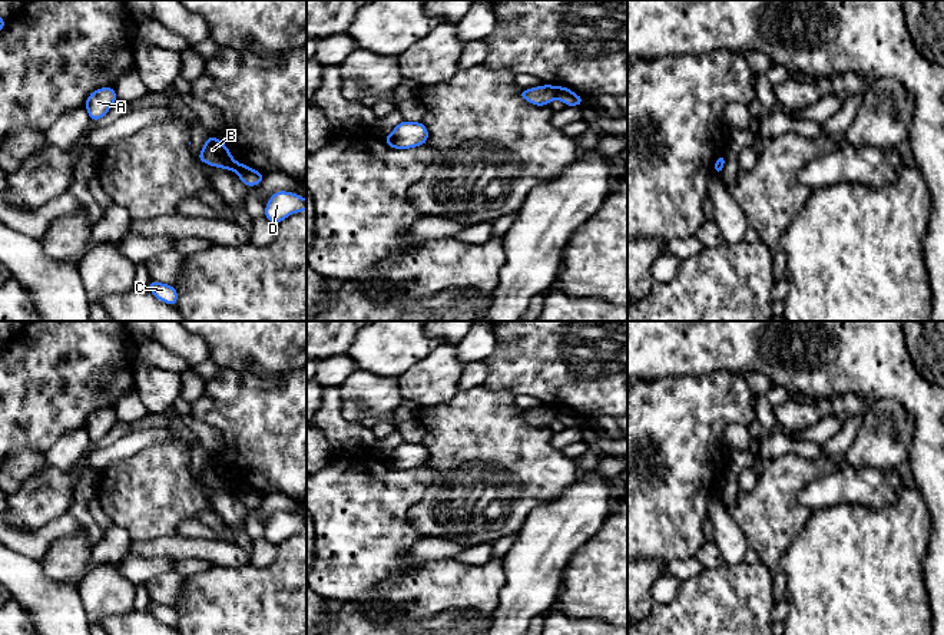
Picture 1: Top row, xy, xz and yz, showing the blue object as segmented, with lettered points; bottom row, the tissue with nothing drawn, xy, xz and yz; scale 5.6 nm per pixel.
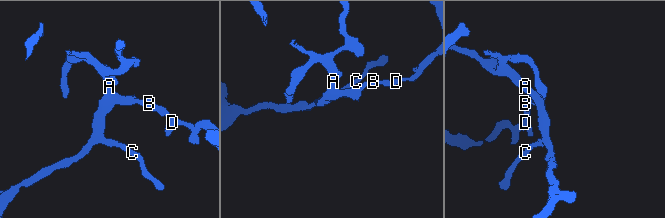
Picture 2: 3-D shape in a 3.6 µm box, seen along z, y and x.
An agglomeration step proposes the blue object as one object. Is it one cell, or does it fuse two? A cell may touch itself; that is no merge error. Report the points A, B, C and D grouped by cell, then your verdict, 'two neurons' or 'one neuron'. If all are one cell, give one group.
A B C / D; two neurons

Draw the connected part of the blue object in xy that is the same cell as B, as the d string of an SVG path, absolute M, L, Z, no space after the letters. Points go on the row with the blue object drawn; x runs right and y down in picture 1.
M213 135L203 143L196 161L228 171L235 171L236 168L236 161L231 155L228 146Z

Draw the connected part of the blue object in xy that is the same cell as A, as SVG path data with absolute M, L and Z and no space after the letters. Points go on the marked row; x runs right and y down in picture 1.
M99 87L93 90L85 103L92 122L102 119L116 103L117 96L115 87Z

